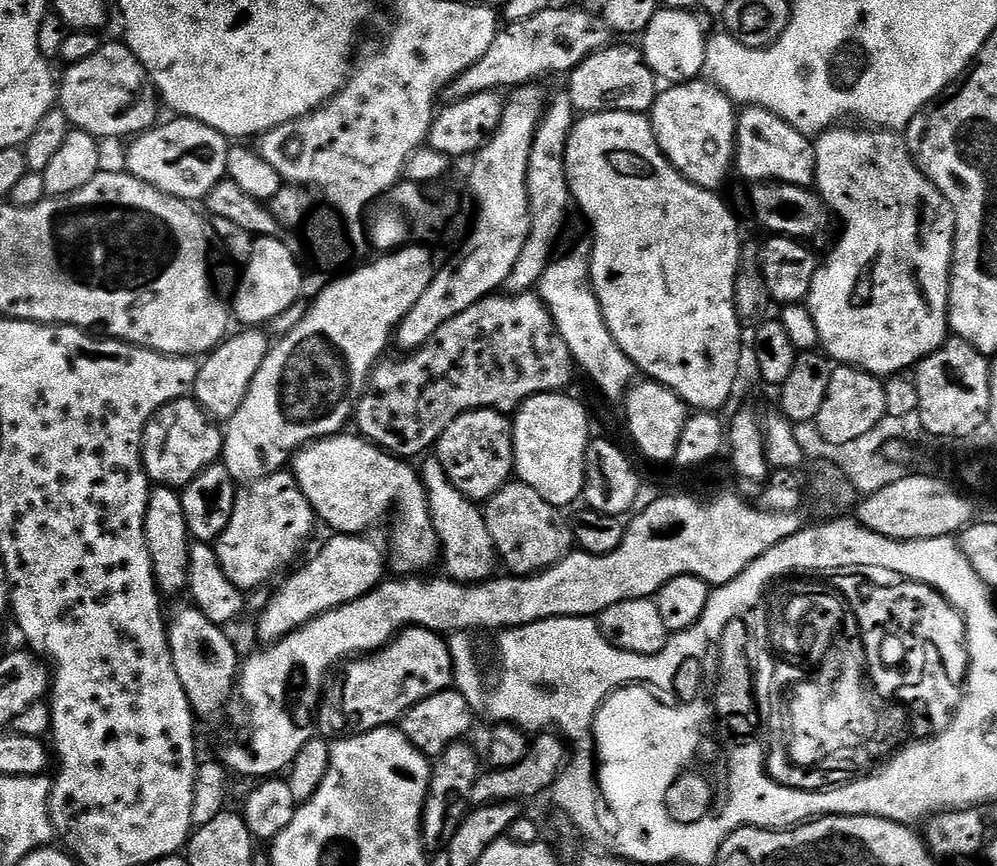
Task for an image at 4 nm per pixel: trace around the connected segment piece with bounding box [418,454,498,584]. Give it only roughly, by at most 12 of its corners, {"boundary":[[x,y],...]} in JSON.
{"boundary":[[435,454],[418,471],[447,579],[483,584],[498,557],[481,505]]}

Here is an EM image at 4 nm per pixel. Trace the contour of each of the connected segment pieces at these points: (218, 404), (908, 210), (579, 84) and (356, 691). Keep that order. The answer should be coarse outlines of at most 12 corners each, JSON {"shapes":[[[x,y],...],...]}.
{"shapes":[[[248,326],[203,357],[191,395],[217,422],[238,414],[270,347]],[[895,131],[815,137],[806,303],[887,378],[949,339],[956,218]],[[627,43],[587,56],[567,77],[580,114],[648,114],[657,73]],[[406,628],[327,681],[319,735],[395,725],[452,683],[448,640]]]}

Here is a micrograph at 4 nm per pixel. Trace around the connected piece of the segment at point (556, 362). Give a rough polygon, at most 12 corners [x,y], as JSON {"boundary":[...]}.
{"boundary":[[535,291],[487,296],[404,361],[354,428],[423,457],[468,412],[578,372]]}

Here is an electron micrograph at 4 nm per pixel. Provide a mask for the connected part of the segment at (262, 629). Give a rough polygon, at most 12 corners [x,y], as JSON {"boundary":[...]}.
{"boundary":[[376,534],[329,535],[261,610],[277,644],[383,584]]}

